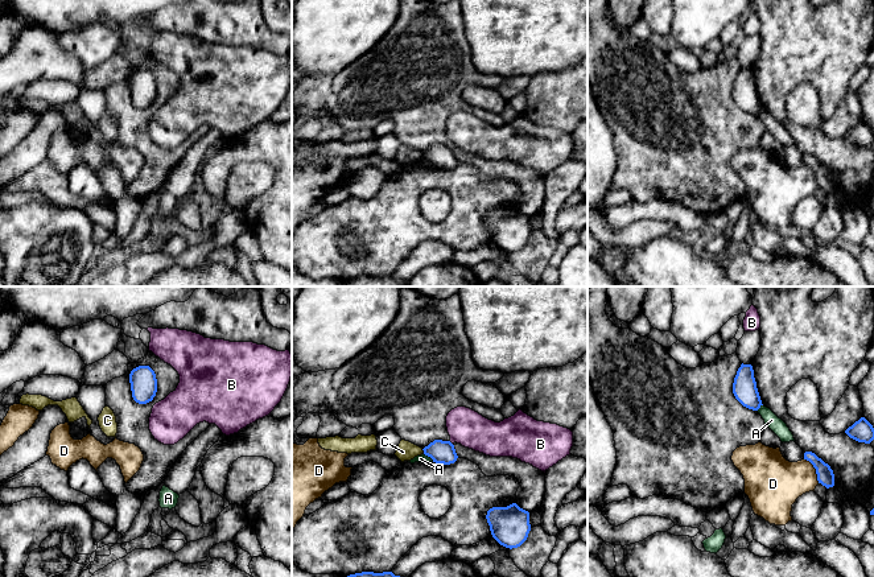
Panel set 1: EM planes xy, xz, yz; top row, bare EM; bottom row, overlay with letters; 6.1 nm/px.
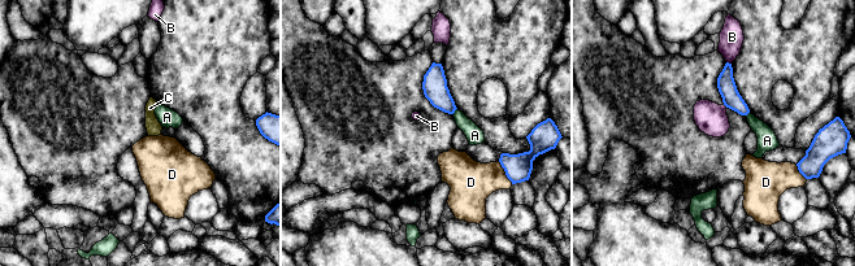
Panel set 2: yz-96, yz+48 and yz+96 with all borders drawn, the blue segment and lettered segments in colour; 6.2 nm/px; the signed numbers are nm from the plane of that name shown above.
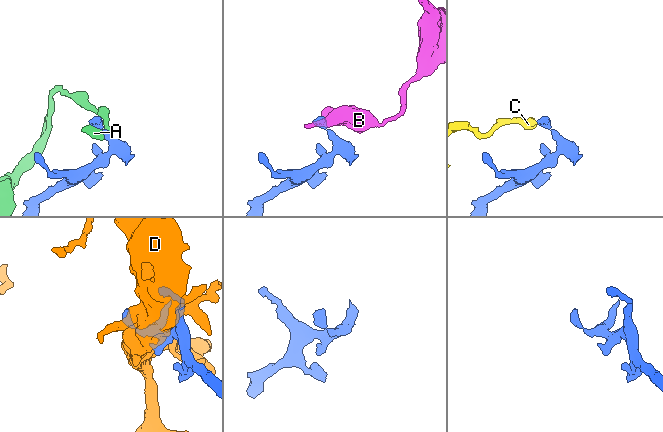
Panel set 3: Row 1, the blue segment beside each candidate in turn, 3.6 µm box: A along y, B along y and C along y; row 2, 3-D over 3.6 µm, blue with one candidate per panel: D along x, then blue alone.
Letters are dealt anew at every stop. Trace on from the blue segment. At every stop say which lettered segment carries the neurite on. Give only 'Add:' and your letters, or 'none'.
Add: none

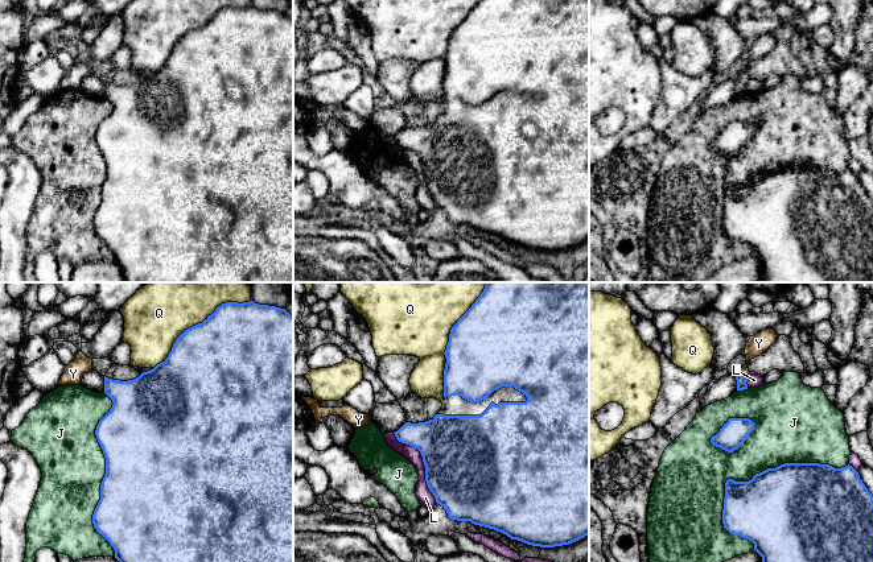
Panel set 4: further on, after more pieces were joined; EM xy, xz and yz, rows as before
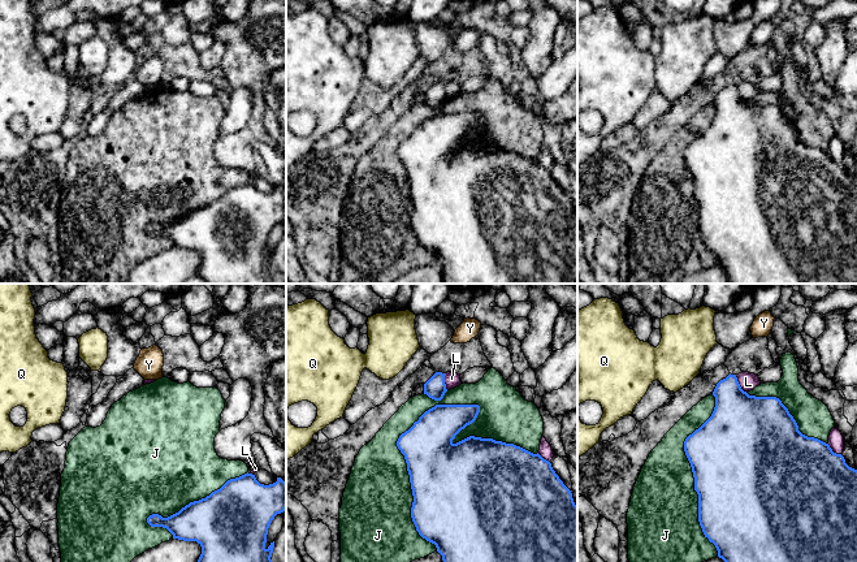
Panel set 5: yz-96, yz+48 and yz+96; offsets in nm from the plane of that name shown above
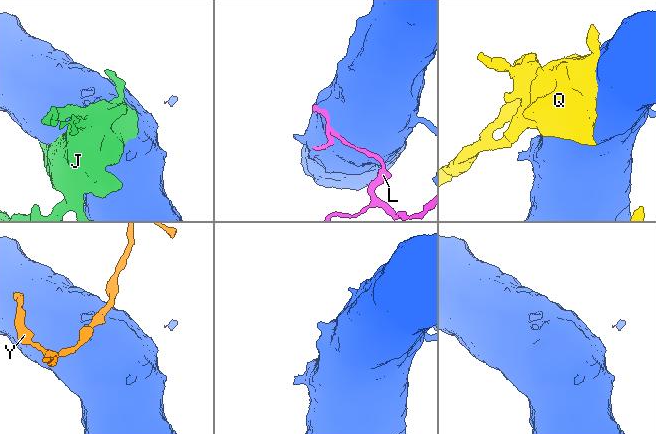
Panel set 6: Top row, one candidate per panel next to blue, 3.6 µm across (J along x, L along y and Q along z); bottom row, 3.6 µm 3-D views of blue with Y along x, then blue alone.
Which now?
Add: Y

